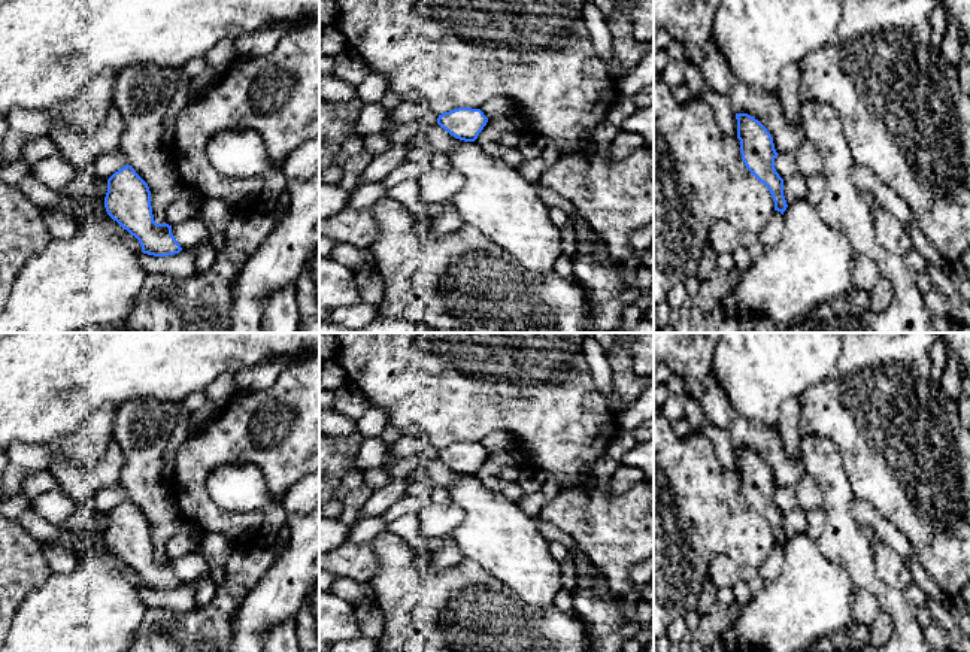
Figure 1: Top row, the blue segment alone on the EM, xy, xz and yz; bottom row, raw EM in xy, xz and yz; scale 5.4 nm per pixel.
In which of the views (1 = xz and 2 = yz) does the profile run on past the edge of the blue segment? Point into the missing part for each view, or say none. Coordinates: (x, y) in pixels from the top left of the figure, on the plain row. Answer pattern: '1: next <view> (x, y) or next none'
1: next none
2: next none

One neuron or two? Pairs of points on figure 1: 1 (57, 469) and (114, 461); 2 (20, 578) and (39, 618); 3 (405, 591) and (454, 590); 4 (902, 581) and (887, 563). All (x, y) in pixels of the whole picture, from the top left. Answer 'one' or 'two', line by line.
1: one
2: two
3: one
4: one

